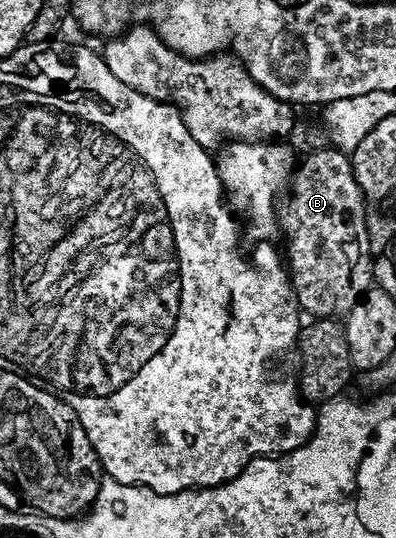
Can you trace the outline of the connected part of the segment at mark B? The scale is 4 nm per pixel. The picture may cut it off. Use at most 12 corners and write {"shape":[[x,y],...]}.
{"shape":[[307,153],[278,216],[296,300],[347,317],[373,287],[349,153]]}

